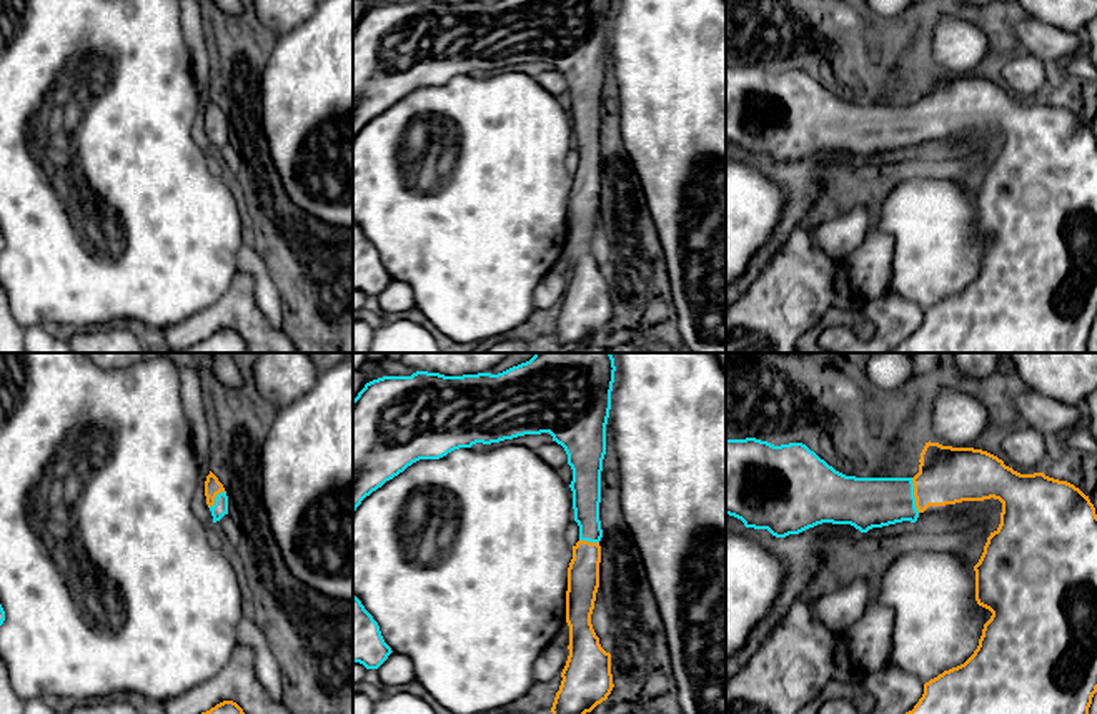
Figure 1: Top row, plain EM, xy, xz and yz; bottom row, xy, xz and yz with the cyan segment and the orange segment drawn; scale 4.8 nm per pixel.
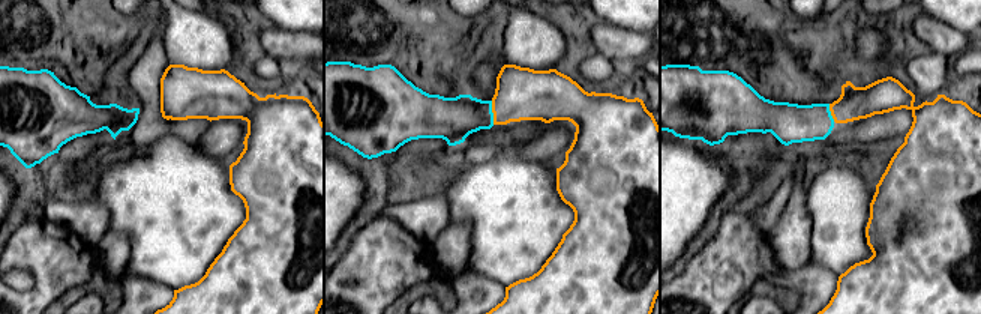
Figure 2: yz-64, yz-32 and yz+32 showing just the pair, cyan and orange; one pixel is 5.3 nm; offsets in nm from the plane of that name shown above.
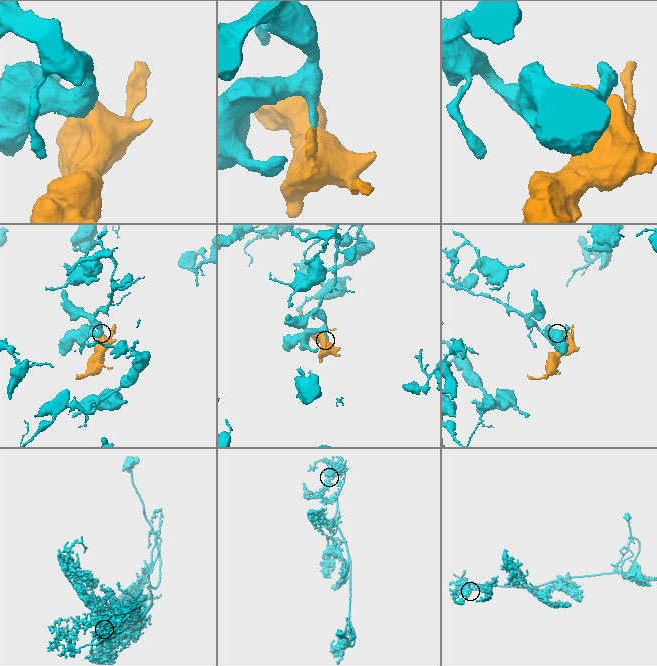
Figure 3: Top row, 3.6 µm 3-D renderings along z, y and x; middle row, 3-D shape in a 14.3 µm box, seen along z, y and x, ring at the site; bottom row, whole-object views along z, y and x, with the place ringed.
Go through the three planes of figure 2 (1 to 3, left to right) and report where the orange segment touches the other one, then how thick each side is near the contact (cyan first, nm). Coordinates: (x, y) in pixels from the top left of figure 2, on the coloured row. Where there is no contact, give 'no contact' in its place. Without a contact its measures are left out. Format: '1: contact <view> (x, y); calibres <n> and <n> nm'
1: no contact
2: contact yz-32 (492, 113); calibres 240 and 280 nm
3: contact yz+32 (830, 113); calibres 220 and 180 nm

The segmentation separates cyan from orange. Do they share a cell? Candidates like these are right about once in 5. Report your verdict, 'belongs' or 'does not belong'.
belongs

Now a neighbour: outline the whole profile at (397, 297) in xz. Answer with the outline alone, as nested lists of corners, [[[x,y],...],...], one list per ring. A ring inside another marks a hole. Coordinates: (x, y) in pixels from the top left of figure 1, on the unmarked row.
[[[391,280],[388,286],[378,295],[383,311],[406,313],[416,308],[414,295],[405,281]]]

